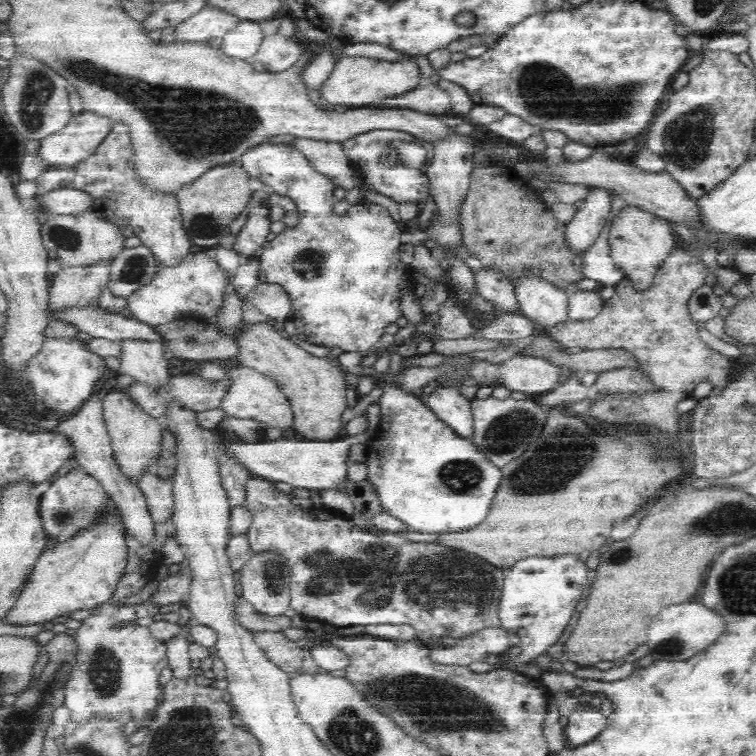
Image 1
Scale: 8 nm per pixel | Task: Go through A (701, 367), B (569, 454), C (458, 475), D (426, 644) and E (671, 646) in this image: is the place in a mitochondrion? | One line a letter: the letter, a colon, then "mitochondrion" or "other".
A: other
B: mitochondrion
C: mitochondrion
D: other
E: mitochondrion

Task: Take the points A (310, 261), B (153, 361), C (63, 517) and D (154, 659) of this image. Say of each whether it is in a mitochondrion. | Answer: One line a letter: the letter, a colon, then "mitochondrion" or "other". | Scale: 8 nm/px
A: mitochondrion
B: other
C: mitochondrion
D: other

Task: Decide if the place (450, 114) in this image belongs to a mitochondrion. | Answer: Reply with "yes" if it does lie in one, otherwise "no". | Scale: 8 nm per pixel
no

